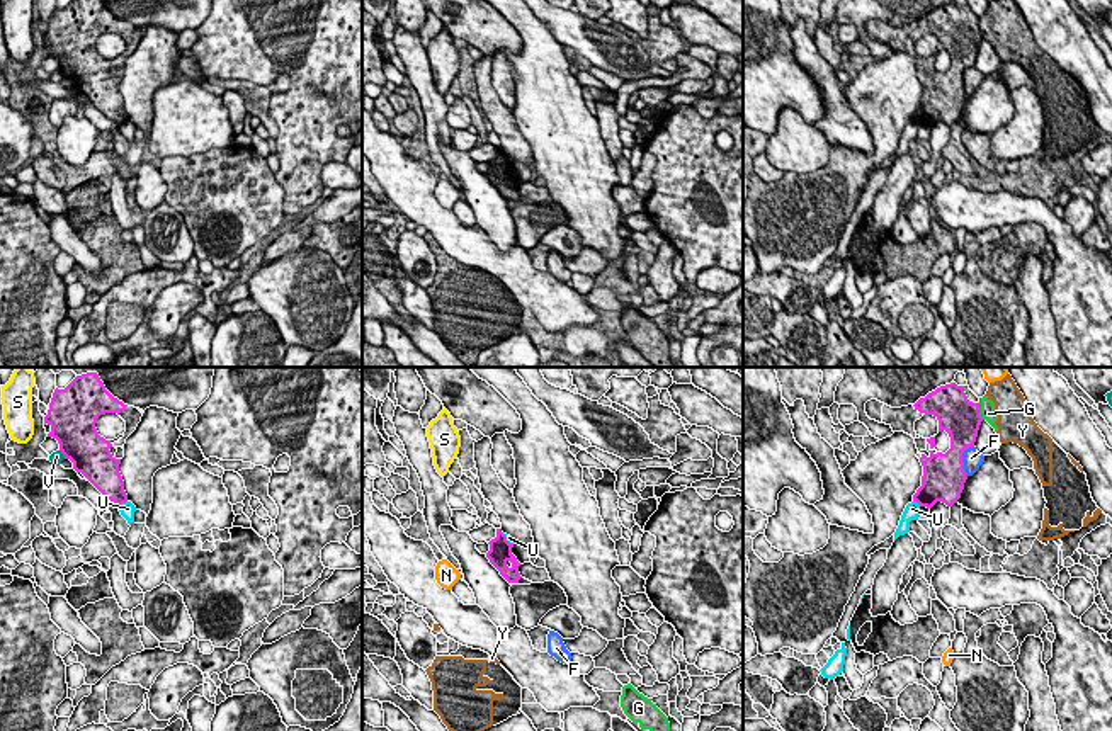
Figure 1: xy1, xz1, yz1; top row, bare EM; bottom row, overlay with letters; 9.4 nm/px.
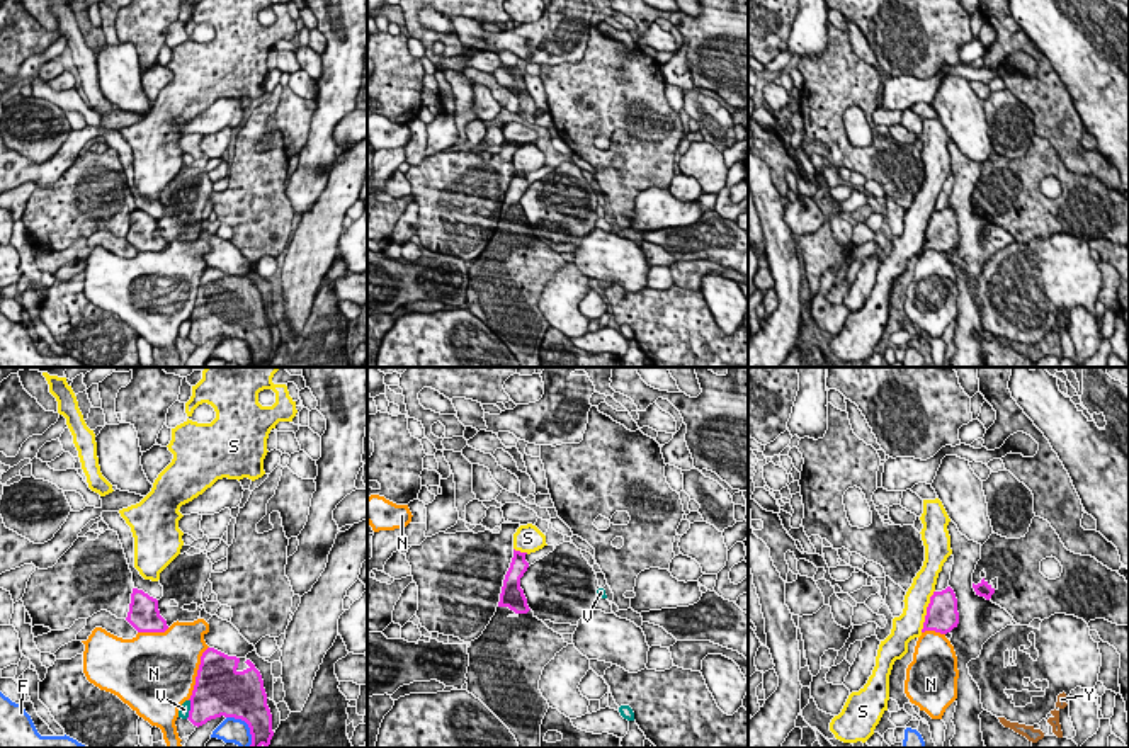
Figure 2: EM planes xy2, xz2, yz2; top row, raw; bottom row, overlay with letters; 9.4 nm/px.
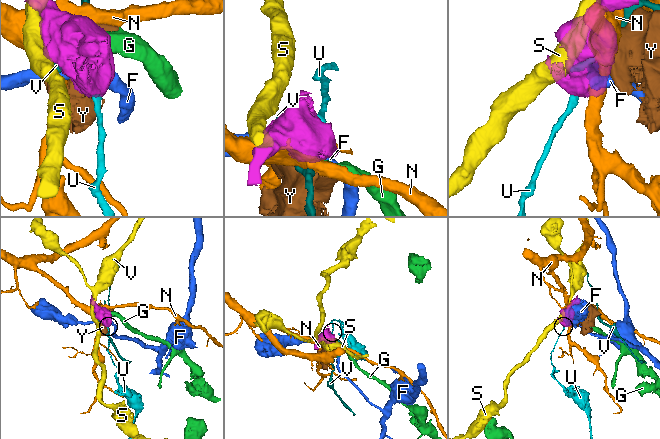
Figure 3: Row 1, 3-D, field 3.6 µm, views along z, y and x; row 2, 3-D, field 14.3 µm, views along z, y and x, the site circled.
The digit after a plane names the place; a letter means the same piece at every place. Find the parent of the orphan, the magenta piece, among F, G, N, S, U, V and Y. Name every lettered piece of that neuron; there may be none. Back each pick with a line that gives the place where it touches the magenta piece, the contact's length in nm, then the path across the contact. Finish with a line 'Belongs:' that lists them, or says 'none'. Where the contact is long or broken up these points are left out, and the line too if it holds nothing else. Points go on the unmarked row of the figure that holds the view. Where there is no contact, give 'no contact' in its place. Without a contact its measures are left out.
Belongs: none

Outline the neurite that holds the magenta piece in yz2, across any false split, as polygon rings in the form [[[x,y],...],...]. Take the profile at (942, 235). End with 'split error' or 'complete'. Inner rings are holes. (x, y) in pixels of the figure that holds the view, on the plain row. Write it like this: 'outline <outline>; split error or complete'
outline [[[950,206],[942,211],[933,211],[927,226],[923,241],[925,250],[935,250],[940,253],[950,252],[959,243],[957,218]]]; complete

